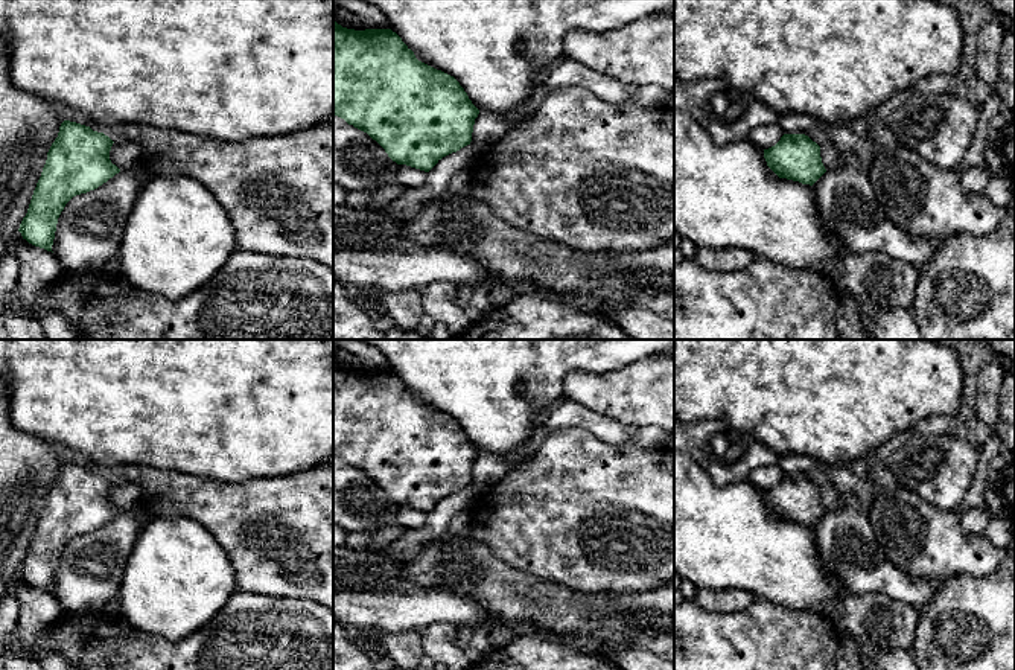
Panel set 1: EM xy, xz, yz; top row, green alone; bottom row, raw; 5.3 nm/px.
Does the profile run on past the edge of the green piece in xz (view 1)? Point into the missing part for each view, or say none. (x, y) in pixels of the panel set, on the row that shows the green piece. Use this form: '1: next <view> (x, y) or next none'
1: next none

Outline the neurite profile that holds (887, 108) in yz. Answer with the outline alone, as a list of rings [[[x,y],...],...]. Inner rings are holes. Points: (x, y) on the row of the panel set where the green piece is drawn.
[[[902,90],[893,94],[887,102],[880,105],[873,114],[878,120],[883,122],[886,128],[889,128],[887,120],[889,117],[910,97],[912,90]]]

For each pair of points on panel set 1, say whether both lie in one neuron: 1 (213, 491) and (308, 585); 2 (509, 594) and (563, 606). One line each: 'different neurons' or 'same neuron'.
1: same neuron
2: same neuron

